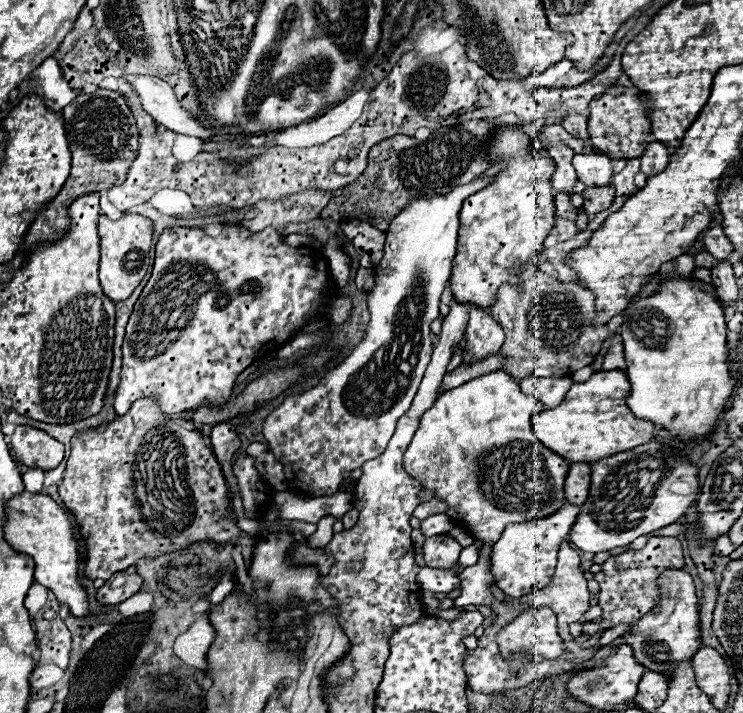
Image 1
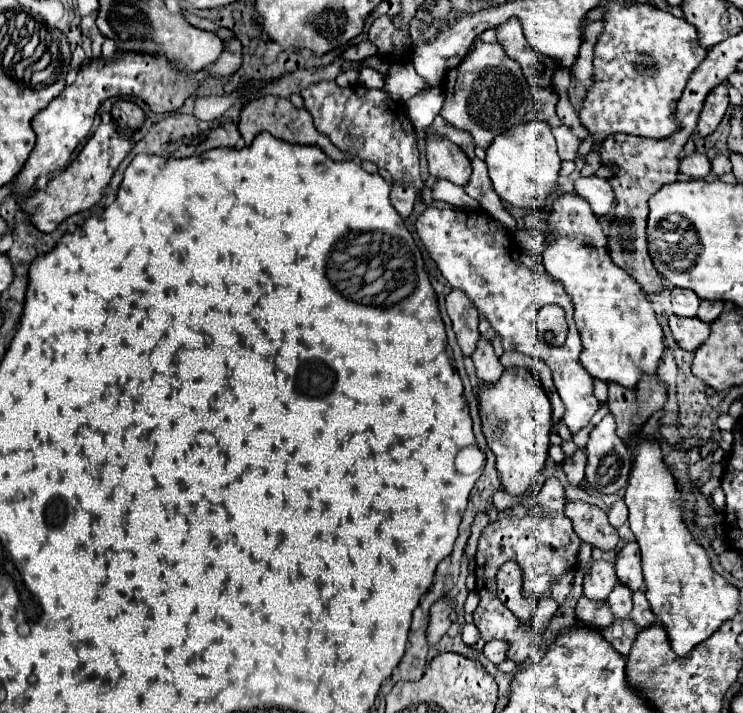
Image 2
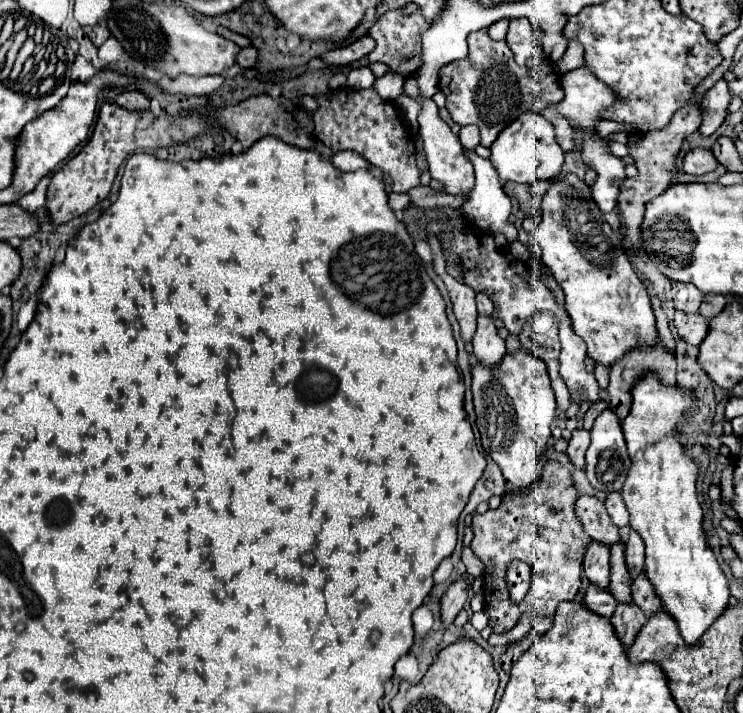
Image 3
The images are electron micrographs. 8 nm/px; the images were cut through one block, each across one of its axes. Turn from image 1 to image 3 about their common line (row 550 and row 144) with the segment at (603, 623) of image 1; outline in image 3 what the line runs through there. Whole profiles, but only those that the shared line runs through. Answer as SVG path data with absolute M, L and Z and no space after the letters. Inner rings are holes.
M692 94L692 100L680 108L680 112L676 112L676 116L672 116L670 124L666 128L662 128L660 132L646 132L640 136L640 140L636 144L628 142L630 148L630 156L634 160L634 166L638 168L638 174L634 178L626 178L620 184L620 196L618 196L618 208L622 214L622 224L624 224L624 238L622 238L622 250L642 250L642 234L640 234L640 224L644 218L644 206L648 200L652 200L654 196L660 196L670 184L676 182L676 156L682 148L682 142L694 132L698 130L702 122L702 114L700 114L700 104L696 100L696 94Z

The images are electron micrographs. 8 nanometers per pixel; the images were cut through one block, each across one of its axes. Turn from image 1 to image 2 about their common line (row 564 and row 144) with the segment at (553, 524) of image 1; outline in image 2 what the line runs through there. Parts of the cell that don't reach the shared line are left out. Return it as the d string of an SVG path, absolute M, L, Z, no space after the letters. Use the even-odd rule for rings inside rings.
M544 122L518 124L516 128L496 136L494 144L486 150L488 176L494 192L500 196L500 200L532 212L542 212L546 208L548 196L558 186L560 162L562 160L556 154L556 140L550 132L550 126Z

